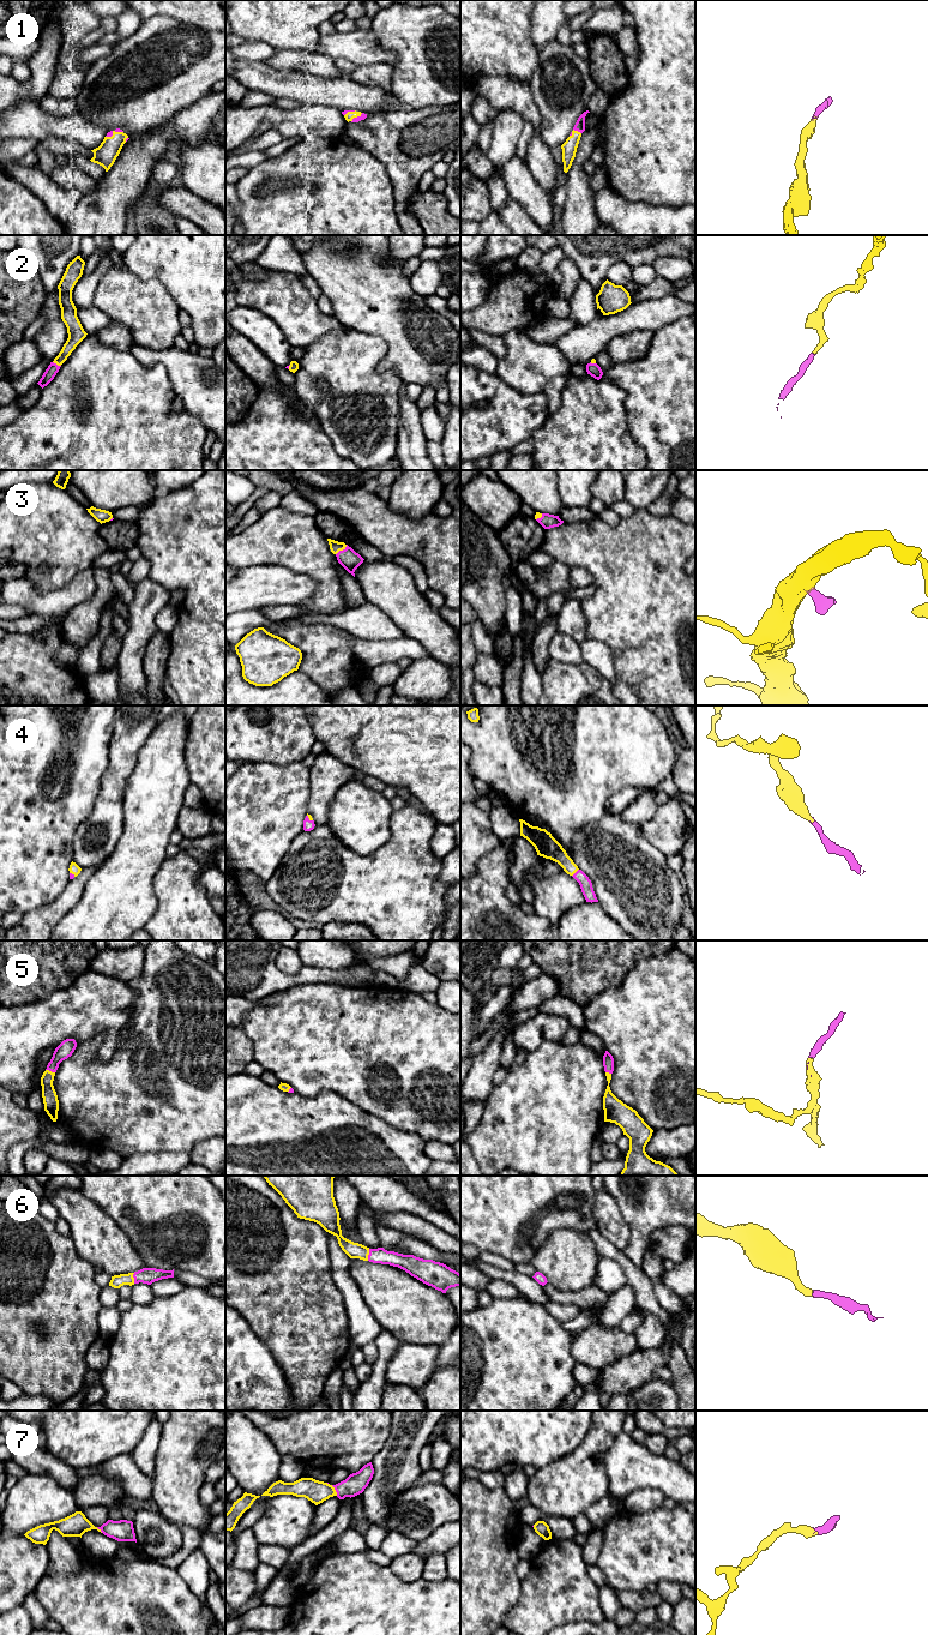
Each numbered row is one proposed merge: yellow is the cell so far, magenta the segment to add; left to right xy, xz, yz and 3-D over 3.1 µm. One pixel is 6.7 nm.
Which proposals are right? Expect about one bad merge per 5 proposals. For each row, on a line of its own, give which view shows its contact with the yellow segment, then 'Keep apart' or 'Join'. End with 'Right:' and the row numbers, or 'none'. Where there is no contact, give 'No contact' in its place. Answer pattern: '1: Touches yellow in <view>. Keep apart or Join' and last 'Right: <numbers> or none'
1: Touches yellow in yz. Join
2: Touches yellow in xy. Join
3: Touches yellow in xz. Join
4: Touches yellow in yz. Join
5: Touches yellow in xy. Join
6: Touches yellow in xz. Join
7: Touches yellow in xz. Join
Right: 1, 2, 3, 4, 5, 6, 7

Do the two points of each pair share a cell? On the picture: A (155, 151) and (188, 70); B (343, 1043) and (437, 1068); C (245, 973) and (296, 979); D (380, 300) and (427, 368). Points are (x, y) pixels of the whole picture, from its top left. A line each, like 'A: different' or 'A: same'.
A: different
B: same
C: same
D: same

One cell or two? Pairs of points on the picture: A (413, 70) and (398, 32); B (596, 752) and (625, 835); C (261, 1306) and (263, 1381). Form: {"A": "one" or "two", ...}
{"A": "one", "B": "two", "C": "two"}

